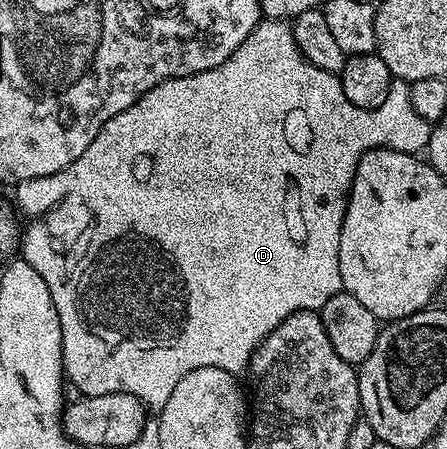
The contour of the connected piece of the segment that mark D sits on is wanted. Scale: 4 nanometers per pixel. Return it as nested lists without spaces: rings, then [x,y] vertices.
[[[262,19],[248,35],[248,39],[244,39],[244,43],[240,43],[240,47],[236,47],[234,54],[223,65],[208,71],[193,73],[187,77],[168,79],[164,83],[152,87],[152,91],[148,91],[140,99],[136,99],[136,103],[132,103],[132,107],[120,111],[120,115],[112,115],[112,119],[108,119],[108,123],[104,123],[104,127],[100,127],[100,135],[96,135],[96,139],[92,139],[92,143],[88,143],[88,151],[84,151],[84,155],[80,155],[80,159],[76,159],[76,163],[72,163],[56,175],[48,175],[35,181],[21,181],[16,187],[16,193],[18,193],[16,209],[24,222],[20,229],[20,257],[21,260],[27,261],[32,267],[36,267],[40,279],[44,279],[44,283],[48,283],[48,292],[52,295],[52,303],[56,307],[56,315],[60,319],[62,367],[65,380],[69,384],[71,381],[79,389],[77,392],[84,397],[108,395],[109,393],[127,393],[128,395],[136,395],[136,399],[140,399],[147,410],[159,411],[165,407],[168,397],[175,390],[180,379],[183,379],[184,375],[188,375],[190,371],[195,371],[198,367],[218,367],[235,375],[241,374],[241,369],[243,372],[249,366],[250,356],[254,354],[259,343],[269,333],[276,331],[276,327],[280,327],[280,323],[284,323],[284,319],[288,319],[288,315],[303,311],[321,311],[324,303],[328,303],[328,299],[332,299],[332,295],[343,292],[342,276],[340,275],[340,231],[346,214],[346,202],[350,200],[350,188],[354,182],[356,167],[360,163],[360,159],[373,149],[394,149],[397,153],[418,155],[425,150],[430,138],[431,122],[425,121],[420,115],[416,115],[410,98],[410,87],[411,82],[409,81],[391,80],[388,99],[384,99],[384,103],[380,103],[378,109],[356,107],[344,95],[342,82],[335,74],[308,63],[308,59],[302,57],[302,52],[296,47],[293,28],[285,20]]]

